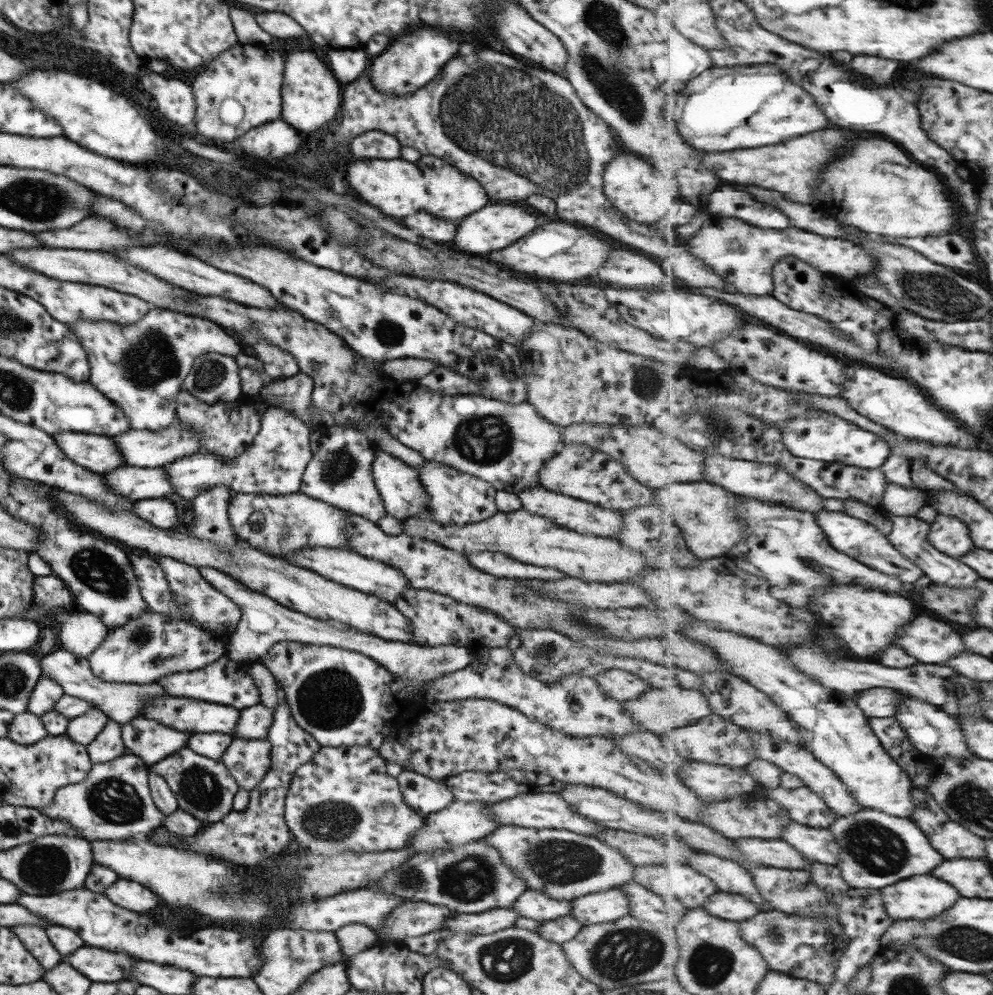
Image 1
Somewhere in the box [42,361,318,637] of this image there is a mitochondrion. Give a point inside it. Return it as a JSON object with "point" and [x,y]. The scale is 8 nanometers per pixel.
{"point":[92,566]}

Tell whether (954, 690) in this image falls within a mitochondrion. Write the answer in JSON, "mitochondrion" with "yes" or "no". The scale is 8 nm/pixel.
{"mitochondrion":"no"}

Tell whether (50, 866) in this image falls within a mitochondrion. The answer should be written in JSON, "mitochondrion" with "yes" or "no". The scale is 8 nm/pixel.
{"mitochondrion":"yes"}

